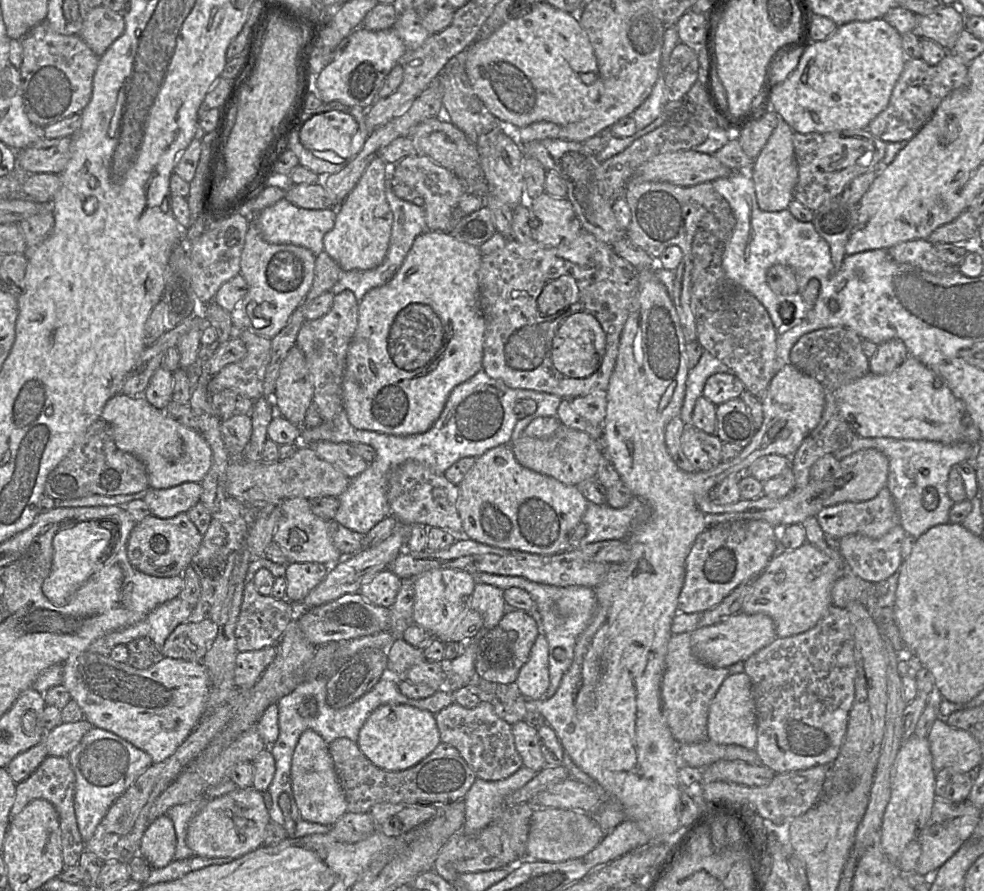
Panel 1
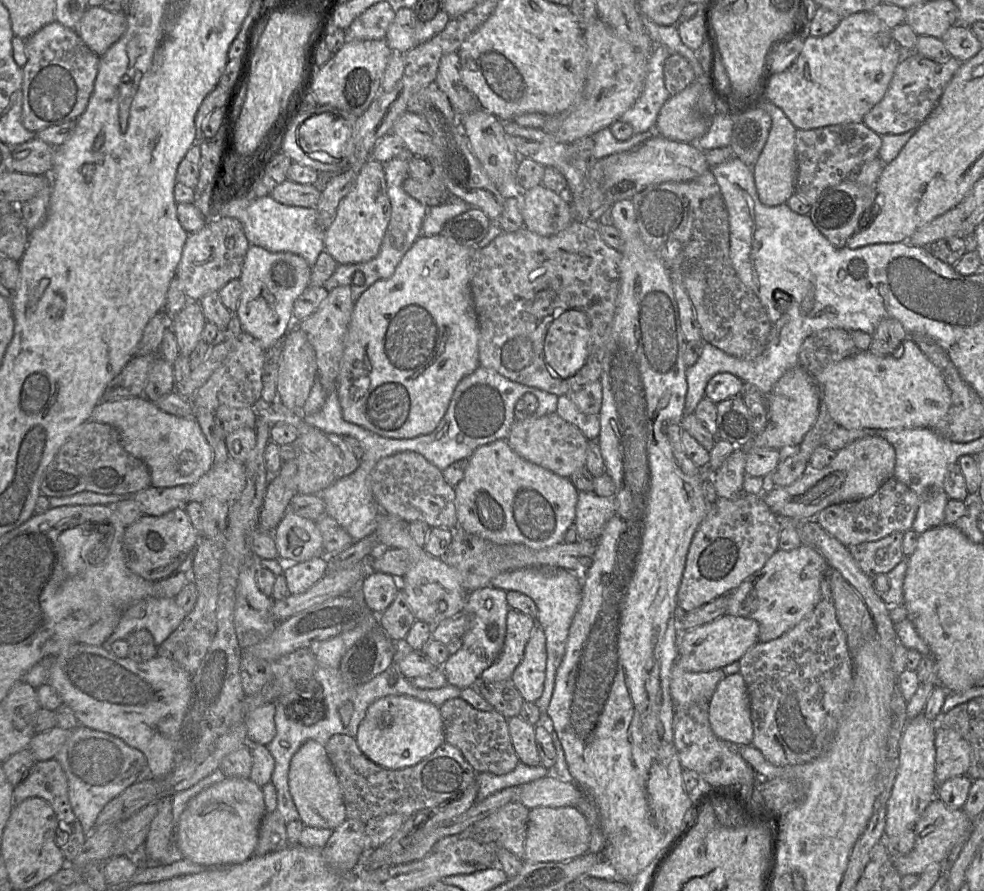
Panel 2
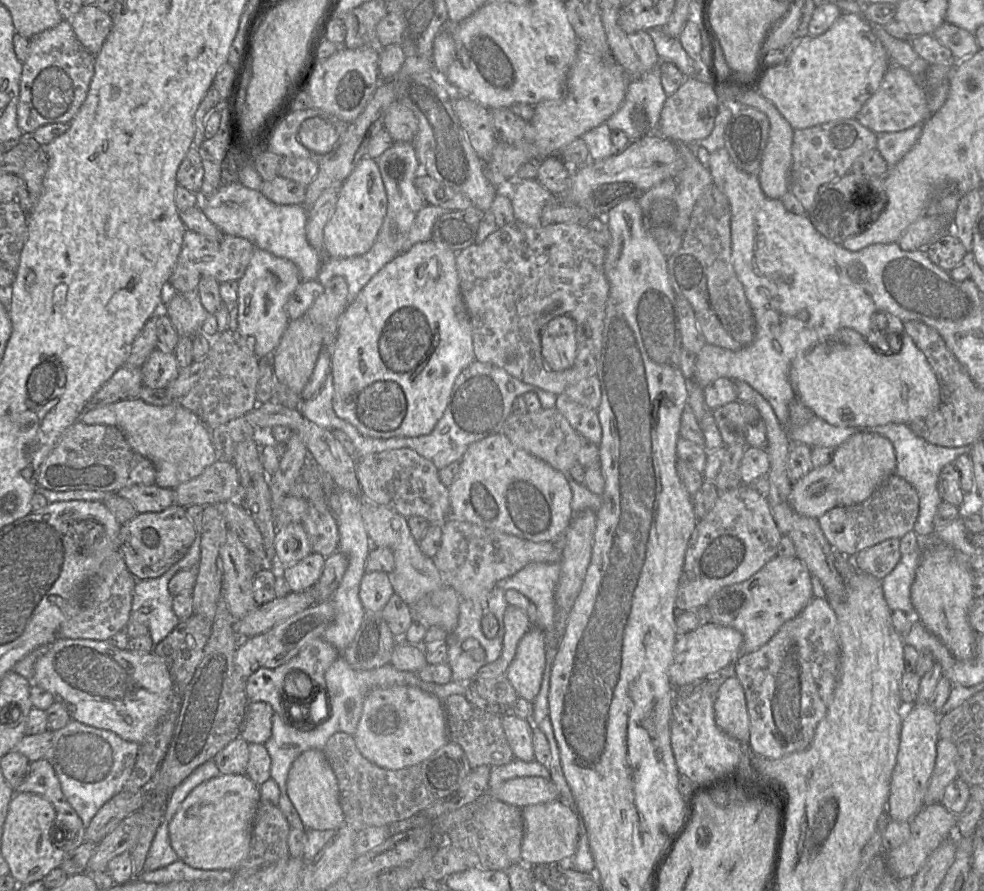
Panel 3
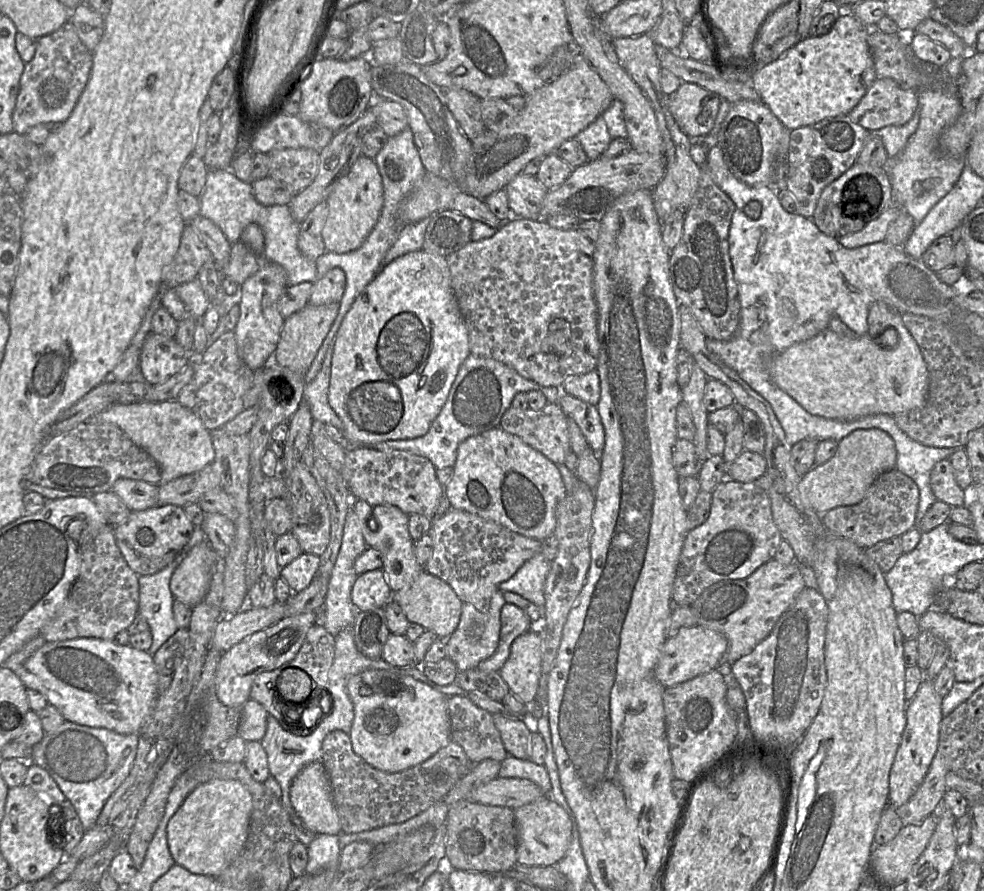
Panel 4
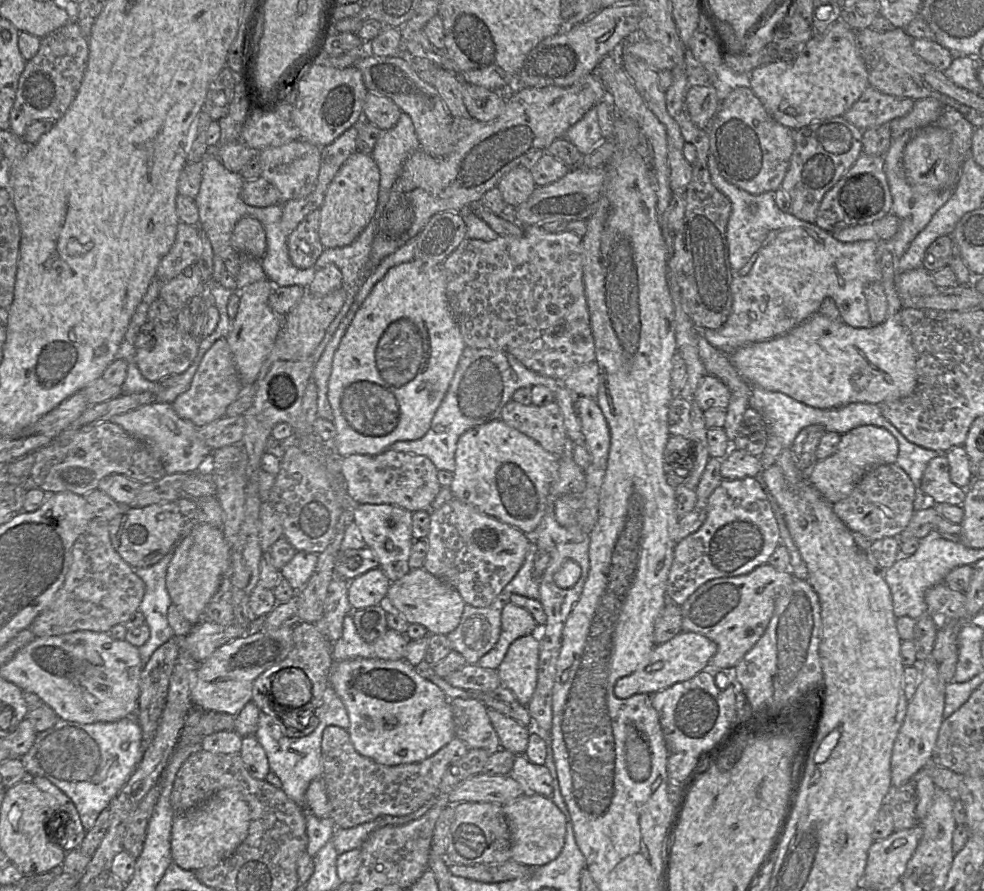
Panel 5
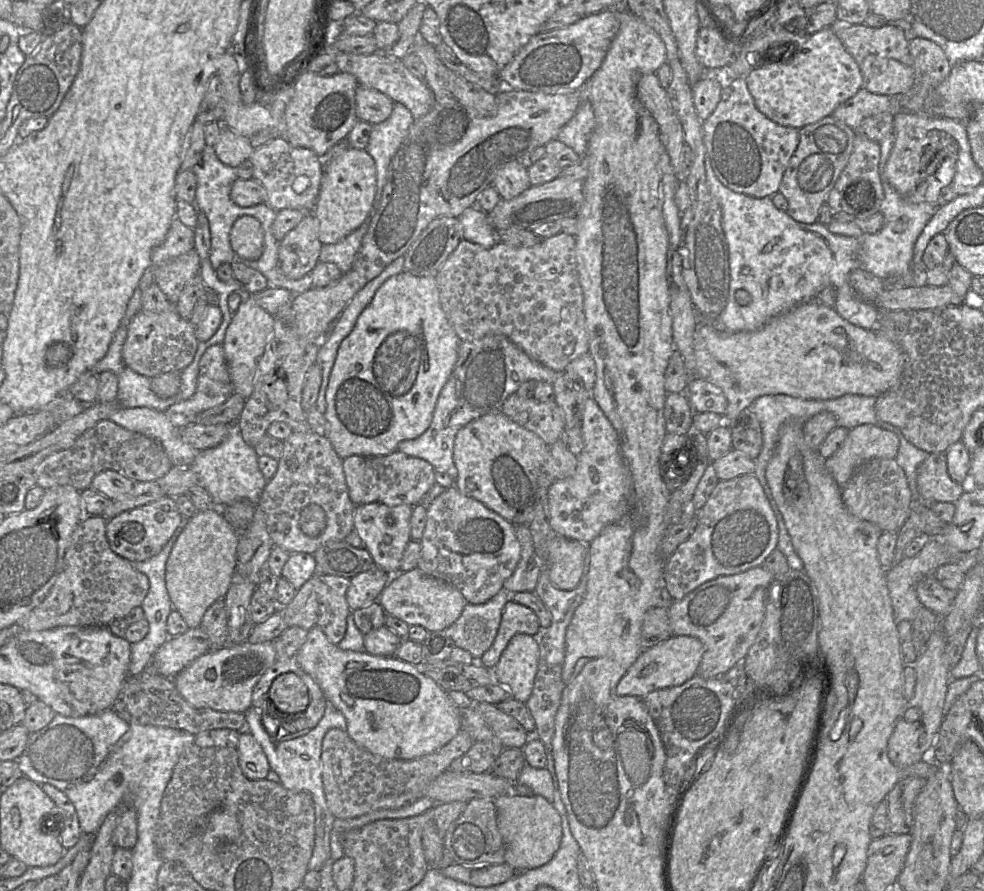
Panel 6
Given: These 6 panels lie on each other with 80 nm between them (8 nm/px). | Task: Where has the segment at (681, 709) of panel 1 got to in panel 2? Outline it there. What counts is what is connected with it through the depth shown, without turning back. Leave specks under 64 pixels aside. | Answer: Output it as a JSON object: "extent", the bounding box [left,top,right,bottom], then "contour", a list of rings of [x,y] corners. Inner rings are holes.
{"extent":[670,665,725,707],"contour":[[[674,665],[671,671],[670,694],[675,707],[695,701],[709,702],[718,685],[725,677],[722,669],[707,672],[688,672]]]}

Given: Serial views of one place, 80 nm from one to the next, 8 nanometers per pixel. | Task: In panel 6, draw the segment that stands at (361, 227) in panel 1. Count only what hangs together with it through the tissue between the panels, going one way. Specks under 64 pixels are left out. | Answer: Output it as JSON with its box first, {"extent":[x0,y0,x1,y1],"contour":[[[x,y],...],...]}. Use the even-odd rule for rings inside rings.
{"extent":[314,147,376,244],"contour":[[[348,147],[324,168],[314,215],[319,220],[318,238],[322,244],[337,243],[357,229],[369,215],[376,193],[376,165],[366,149]]]}

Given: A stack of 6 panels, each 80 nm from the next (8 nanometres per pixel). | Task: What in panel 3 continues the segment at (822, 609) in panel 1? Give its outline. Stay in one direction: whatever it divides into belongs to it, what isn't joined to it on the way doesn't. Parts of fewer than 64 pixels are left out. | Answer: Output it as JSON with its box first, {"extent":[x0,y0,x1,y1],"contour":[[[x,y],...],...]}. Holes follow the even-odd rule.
{"extent":[707,555,814,656],"contour":[[[776,555],[749,579],[722,588],[707,603],[710,622],[732,627],[743,635],[740,656],[766,644],[788,620],[796,617],[814,597],[811,573],[796,556]]]}

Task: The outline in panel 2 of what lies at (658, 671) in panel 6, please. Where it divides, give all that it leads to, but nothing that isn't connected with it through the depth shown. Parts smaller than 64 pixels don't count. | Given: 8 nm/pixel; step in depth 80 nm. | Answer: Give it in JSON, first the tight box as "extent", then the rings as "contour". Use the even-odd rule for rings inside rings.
{"extent":[676,614,759,672],"contour":[[[725,614],[679,634],[676,664],[688,672],[707,672],[739,661],[758,642],[759,625],[750,618]]]}

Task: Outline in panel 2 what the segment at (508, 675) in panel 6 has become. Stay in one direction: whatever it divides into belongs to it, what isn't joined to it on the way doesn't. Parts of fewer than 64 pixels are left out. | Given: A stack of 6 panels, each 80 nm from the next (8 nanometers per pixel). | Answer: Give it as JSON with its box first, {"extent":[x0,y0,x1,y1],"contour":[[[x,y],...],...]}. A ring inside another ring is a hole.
{"extent":[511,623,546,703],"contour":[[[536,623],[526,644],[524,656],[511,676],[511,681],[525,701],[535,703],[542,695],[546,660],[545,634]]]}

